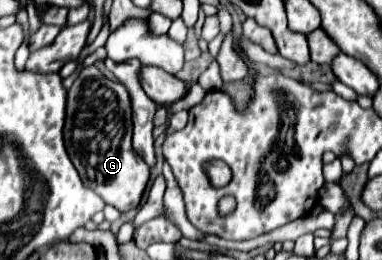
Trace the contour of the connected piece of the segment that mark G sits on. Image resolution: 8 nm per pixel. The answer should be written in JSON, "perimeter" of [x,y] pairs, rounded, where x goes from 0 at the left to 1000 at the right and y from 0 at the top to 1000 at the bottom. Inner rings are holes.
{"perimeter":[[[249,250],[217,258],[181,342],[170,565],[223,719],[249,735],[280,788],[338,812],[364,796],[390,696],[390,642],[343,565],[343,373],[317,319],[285,312]]]}

